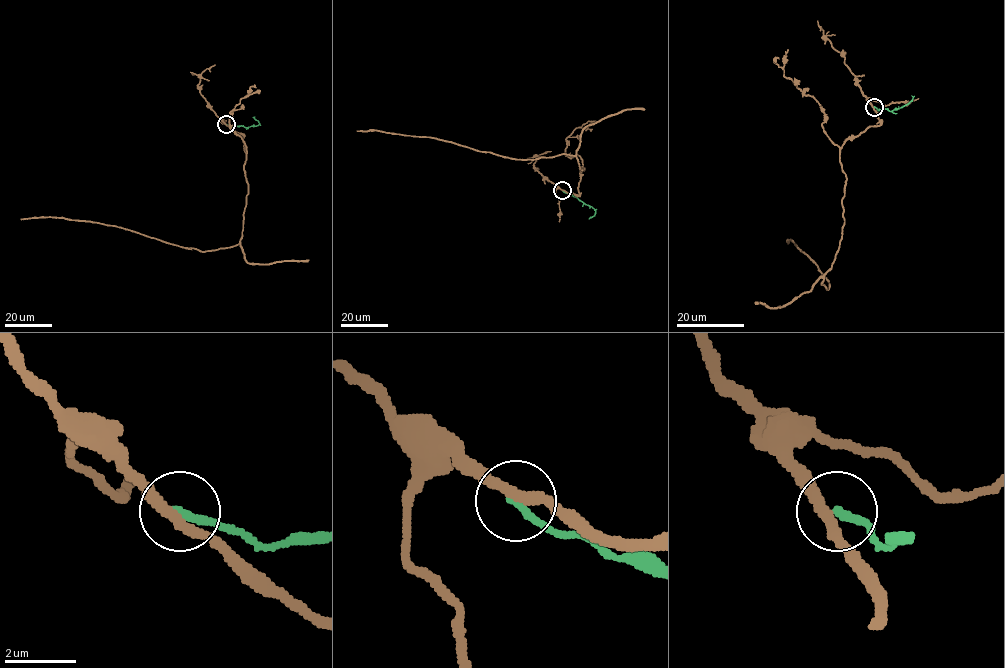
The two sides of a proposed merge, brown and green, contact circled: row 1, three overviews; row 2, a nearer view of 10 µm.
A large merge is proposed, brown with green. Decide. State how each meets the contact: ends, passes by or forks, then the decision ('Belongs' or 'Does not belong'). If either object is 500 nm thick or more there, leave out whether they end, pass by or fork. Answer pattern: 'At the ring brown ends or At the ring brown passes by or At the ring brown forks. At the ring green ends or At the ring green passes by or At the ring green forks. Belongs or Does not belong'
At the ring brown passes by. At the ring green ends. Does not belong

